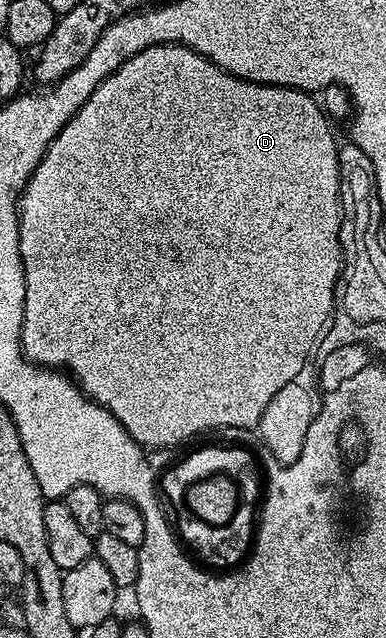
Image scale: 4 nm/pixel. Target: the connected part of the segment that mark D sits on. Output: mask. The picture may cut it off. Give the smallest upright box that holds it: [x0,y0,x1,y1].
[17,44,341,450]

